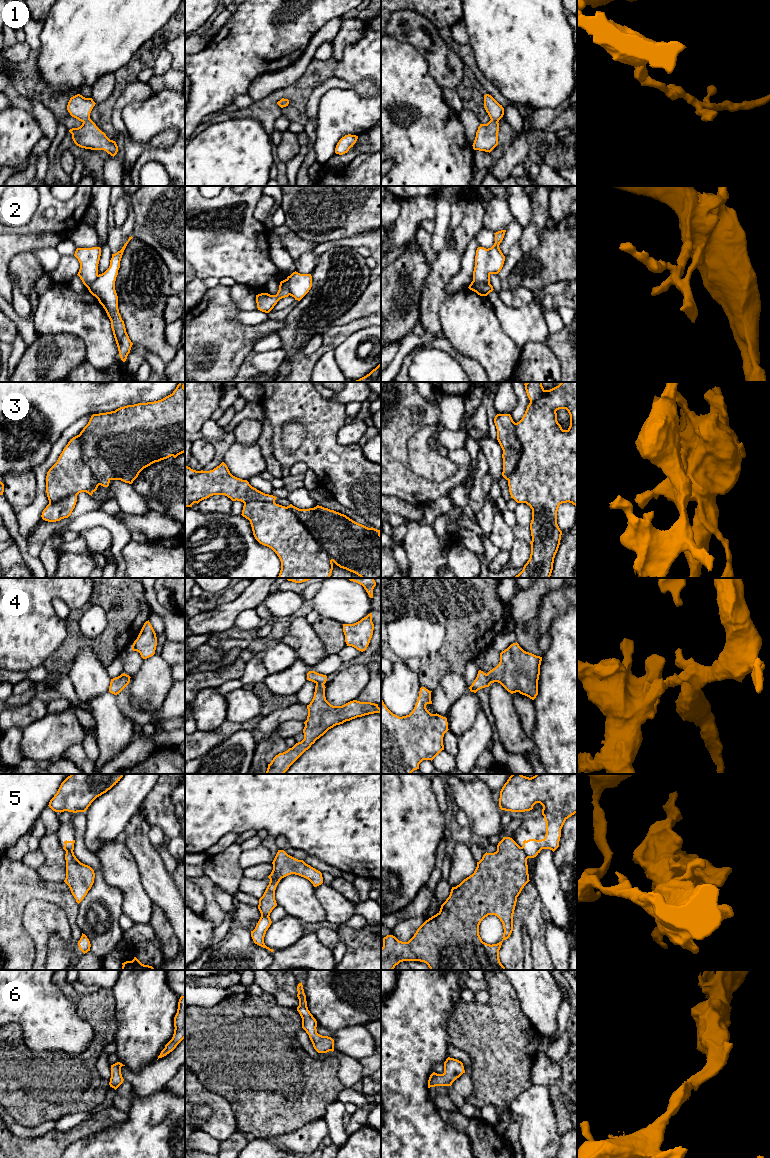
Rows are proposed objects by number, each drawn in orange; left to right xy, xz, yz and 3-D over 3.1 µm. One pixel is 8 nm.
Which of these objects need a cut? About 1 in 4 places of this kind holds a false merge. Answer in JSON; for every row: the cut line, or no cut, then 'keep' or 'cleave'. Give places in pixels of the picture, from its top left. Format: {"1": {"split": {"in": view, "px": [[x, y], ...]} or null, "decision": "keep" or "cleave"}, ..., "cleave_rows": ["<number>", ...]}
{"1": {"split": null, "decision": "keep"}, "2": {"split": {"in": "yz", "px": [[473, 280], [479, 283], [489, 283]]}, "decision": "cleave"}, "3": {"split": {"in": "yz", "px": [[516, 423], [515, 434], [521, 447], [521, 455], [507, 479]]}, "decision": "cleave"}, "4": {"split": null, "decision": "keep"}, "5": {"split": {"in": "yz", "px": [[520, 847], [528, 857]]}, "decision": "cleave"}, "6": {"split": null, "decision": "keep"}, "cleave_rows": ["2", "3", "5"]}

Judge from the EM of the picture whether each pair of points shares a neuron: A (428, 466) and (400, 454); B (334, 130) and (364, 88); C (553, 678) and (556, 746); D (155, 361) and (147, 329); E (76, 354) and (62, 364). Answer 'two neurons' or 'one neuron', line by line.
A: two neurons
B: two neurons
C: one neuron
D: two neurons
E: one neuron

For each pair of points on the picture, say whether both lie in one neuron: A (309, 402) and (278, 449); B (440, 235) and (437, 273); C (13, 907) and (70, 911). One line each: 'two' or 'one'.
A: one
B: two
C: one

